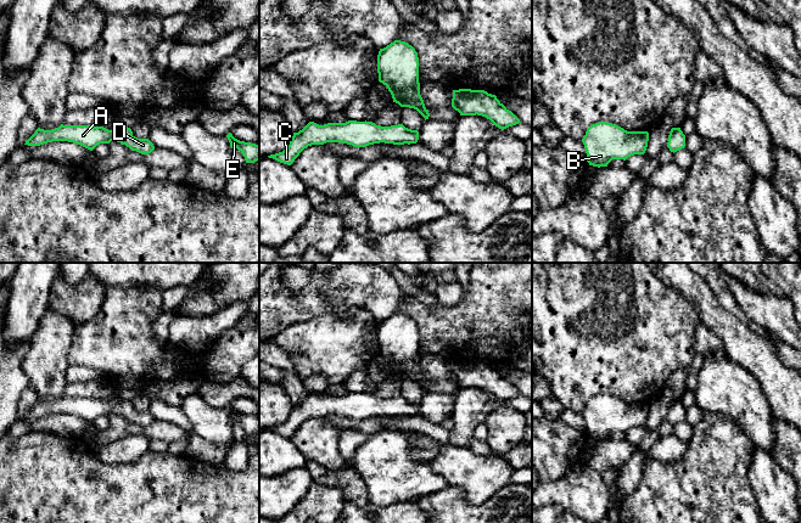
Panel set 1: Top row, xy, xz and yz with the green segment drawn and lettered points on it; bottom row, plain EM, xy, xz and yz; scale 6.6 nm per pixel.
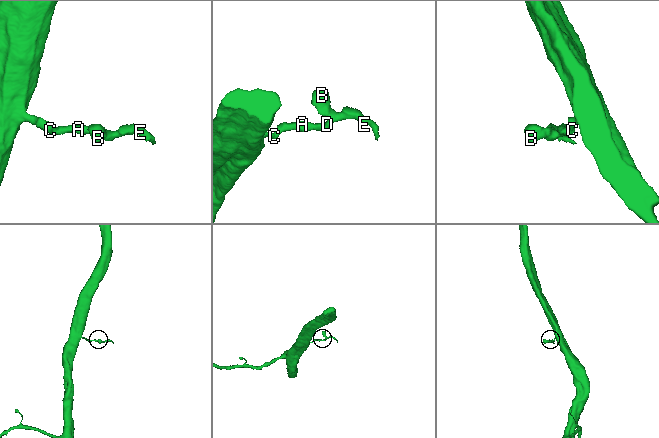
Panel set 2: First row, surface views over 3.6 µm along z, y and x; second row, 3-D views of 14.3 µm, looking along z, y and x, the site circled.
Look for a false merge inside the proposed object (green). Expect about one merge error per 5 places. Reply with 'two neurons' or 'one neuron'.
one neuron

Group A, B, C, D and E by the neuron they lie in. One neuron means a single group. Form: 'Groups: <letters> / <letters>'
Groups: A B C D E

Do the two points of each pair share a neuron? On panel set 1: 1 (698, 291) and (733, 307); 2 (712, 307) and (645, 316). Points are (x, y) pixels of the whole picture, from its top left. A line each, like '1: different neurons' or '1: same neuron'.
1: different neurons
2: different neurons

